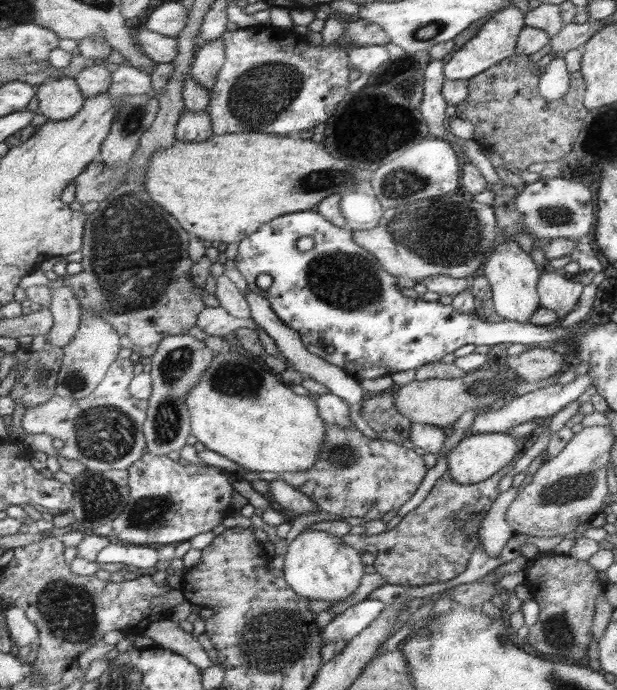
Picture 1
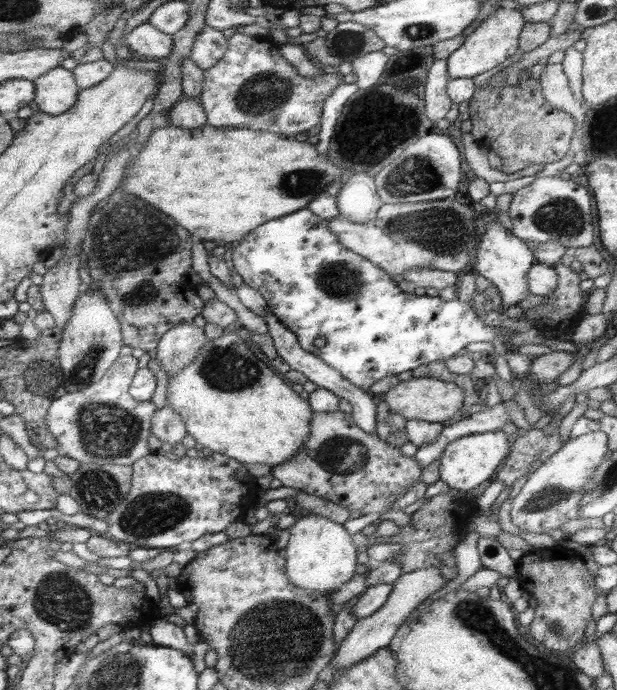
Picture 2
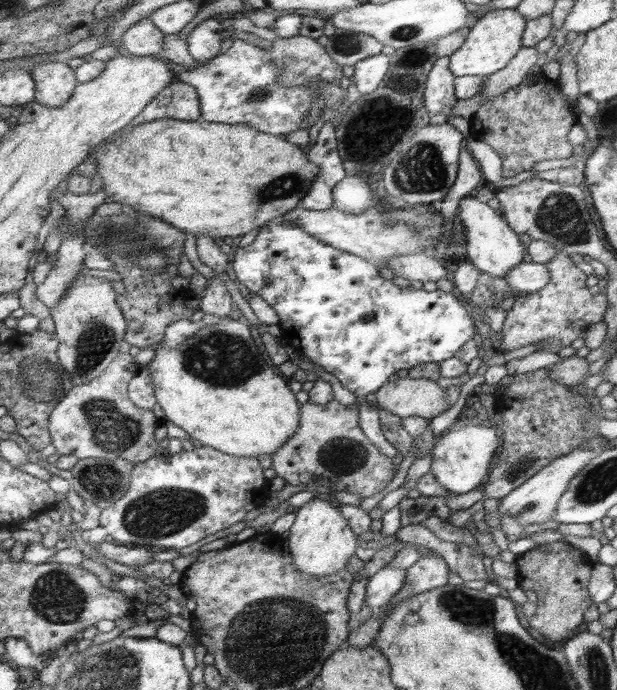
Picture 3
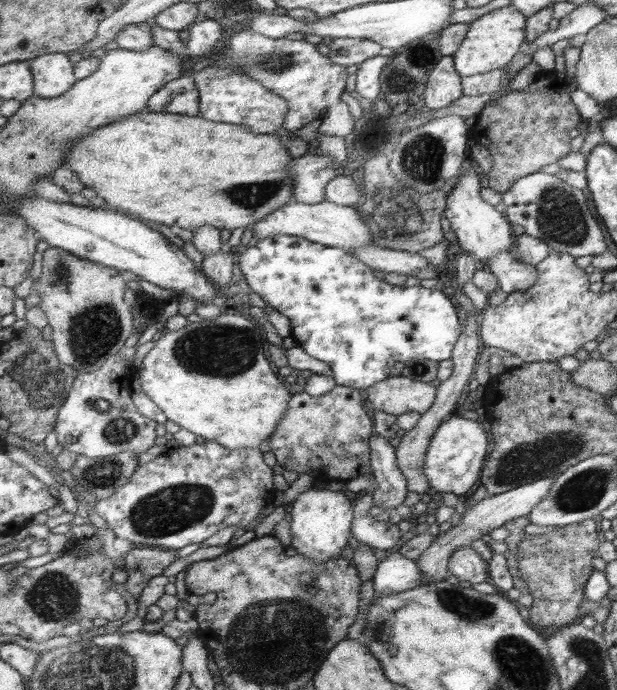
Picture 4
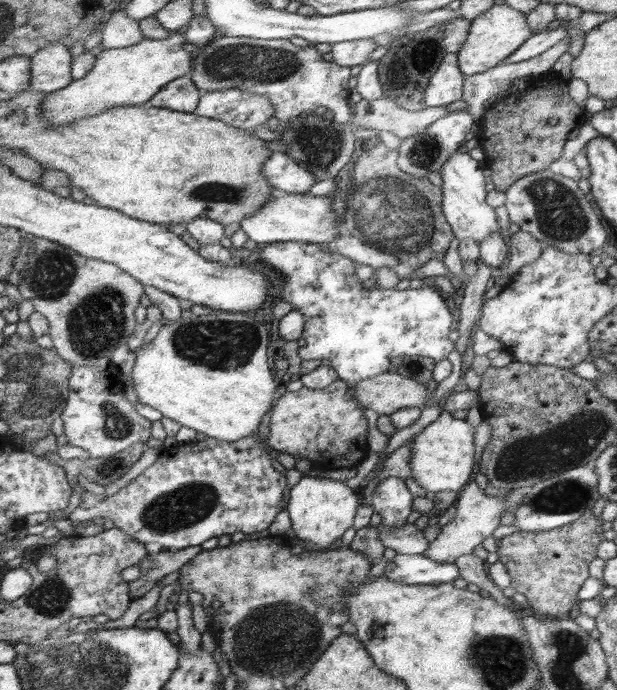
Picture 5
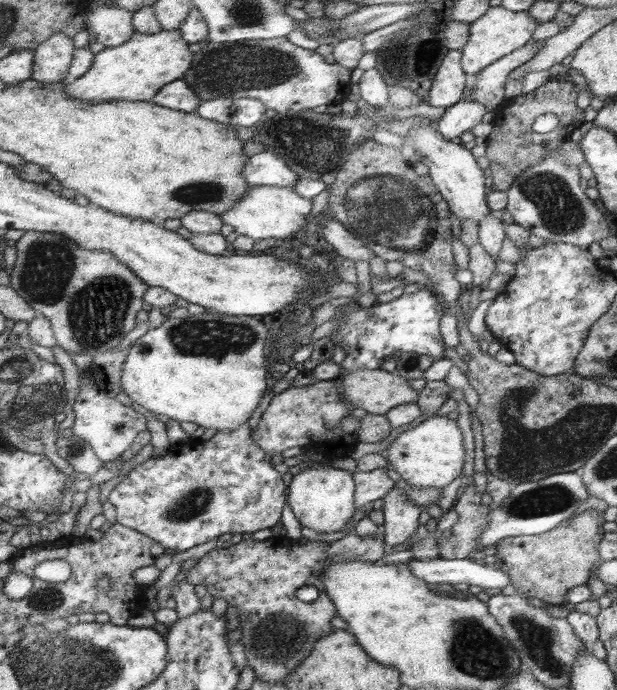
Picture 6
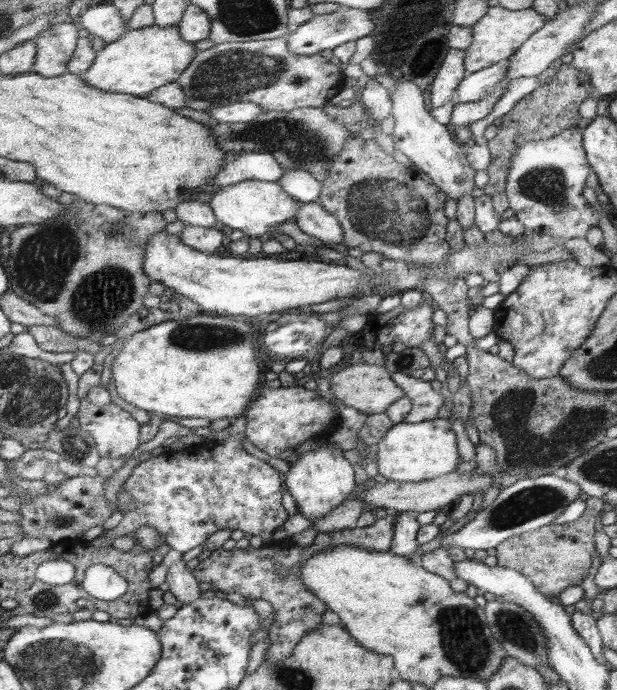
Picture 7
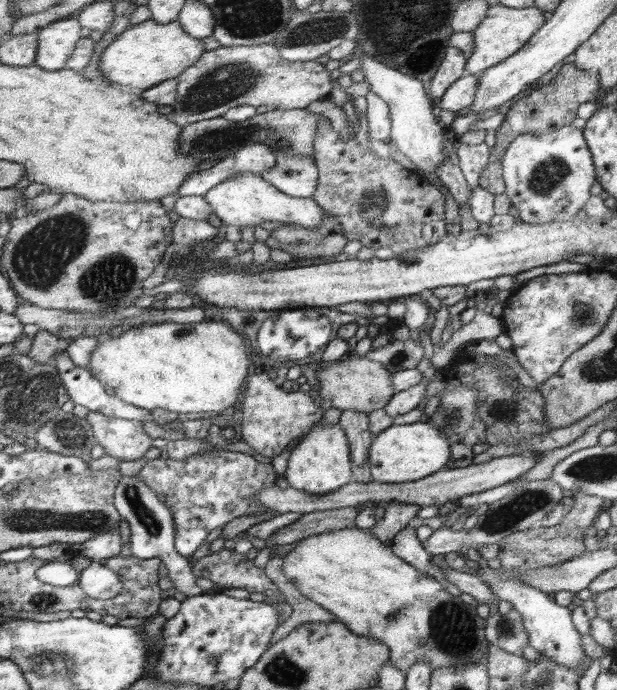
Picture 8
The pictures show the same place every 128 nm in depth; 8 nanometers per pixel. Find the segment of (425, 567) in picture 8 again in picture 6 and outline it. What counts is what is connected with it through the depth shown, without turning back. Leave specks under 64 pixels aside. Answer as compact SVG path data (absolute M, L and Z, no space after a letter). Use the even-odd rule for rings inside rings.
M392 489L383 498L383 535L388 549L406 543L417 532L420 512L424 509L412 504L404 490Z

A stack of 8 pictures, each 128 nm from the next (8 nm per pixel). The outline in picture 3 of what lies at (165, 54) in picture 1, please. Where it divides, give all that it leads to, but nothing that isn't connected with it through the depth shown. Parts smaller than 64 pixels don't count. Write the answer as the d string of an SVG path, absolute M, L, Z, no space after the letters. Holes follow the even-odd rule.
M144 18L124 32L121 36L121 44L129 55L154 56L159 55L163 50L165 36L149 18Z

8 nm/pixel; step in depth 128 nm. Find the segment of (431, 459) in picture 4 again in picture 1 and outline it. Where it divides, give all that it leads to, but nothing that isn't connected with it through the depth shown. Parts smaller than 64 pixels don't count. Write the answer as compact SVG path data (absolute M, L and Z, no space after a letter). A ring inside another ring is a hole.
M505 433L476 434L464 437L454 447L447 460L447 472L462 485L478 485L488 482L489 478L516 458L518 447L513 436Z

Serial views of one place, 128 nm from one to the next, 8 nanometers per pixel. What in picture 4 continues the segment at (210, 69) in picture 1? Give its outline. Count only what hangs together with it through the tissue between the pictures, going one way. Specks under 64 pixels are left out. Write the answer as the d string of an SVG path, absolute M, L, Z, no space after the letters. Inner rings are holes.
M206 19L195 22L186 28L185 41L188 59L196 60L212 52L217 43L222 40L222 28L219 21Z

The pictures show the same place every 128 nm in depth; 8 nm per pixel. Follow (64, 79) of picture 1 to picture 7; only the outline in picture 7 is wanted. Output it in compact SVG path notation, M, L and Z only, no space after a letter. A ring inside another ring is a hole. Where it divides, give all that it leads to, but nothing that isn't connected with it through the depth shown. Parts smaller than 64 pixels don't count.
M58 23L41 31L34 40L37 52L33 73L43 75L45 78L54 78L67 74L67 66L74 57L76 40L78 40L78 26L76 24Z

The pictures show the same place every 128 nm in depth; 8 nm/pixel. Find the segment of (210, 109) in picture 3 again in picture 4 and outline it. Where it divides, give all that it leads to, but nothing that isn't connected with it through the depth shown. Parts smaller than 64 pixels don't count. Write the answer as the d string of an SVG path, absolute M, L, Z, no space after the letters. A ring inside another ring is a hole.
M211 64L192 78L199 91L199 117L210 122L241 125L253 134L274 134L286 127L286 100L239 71L228 71L219 64Z

